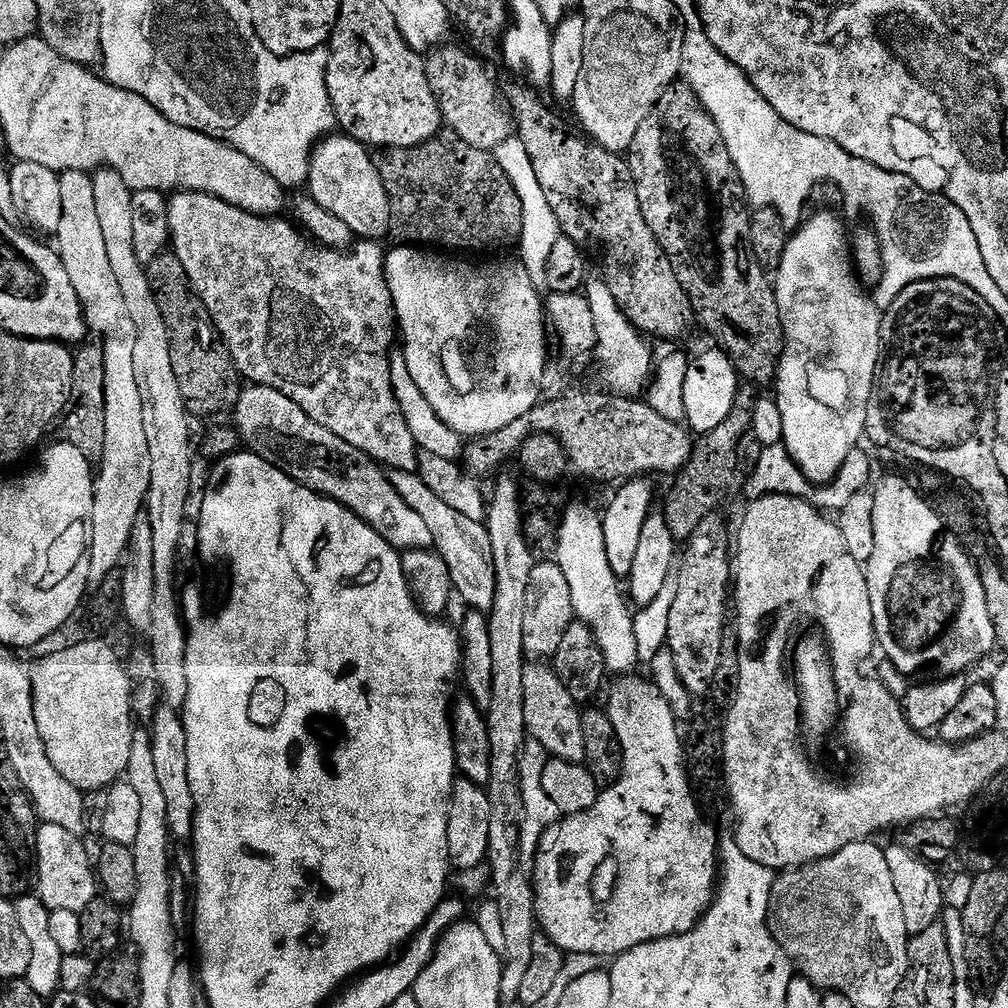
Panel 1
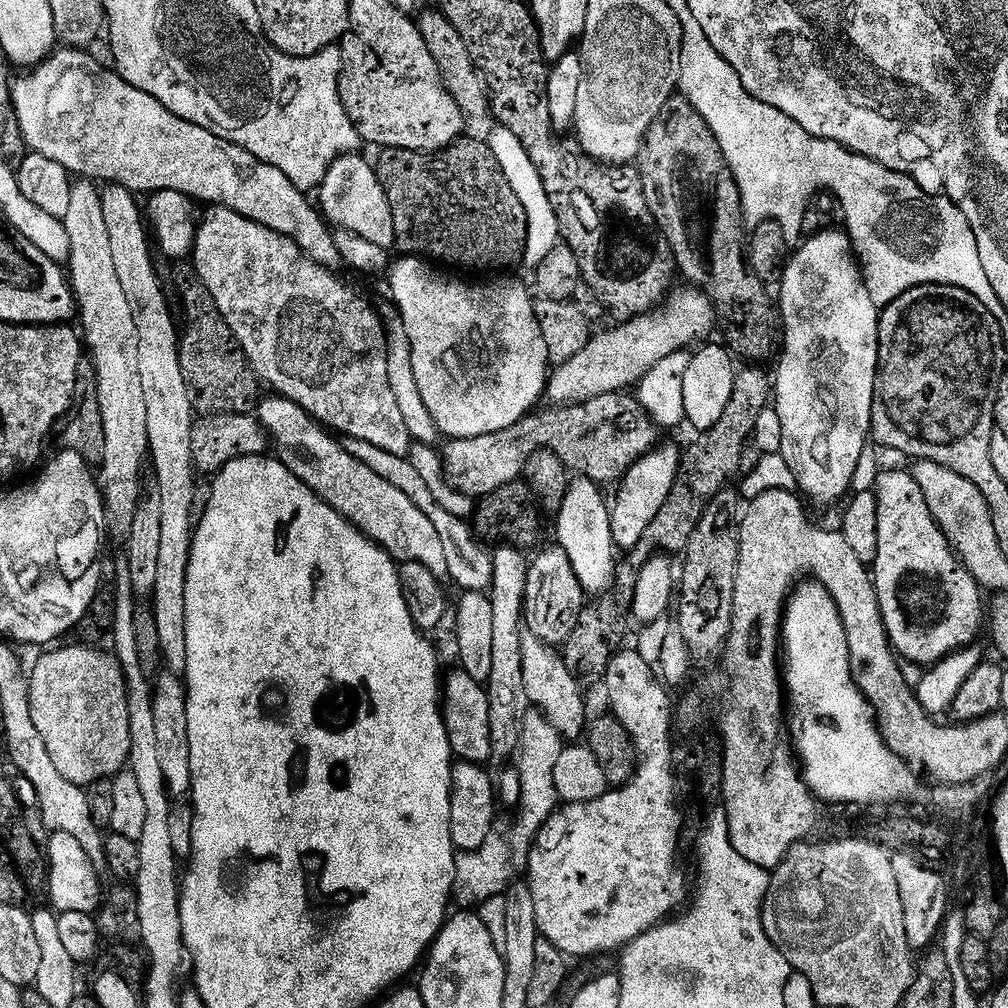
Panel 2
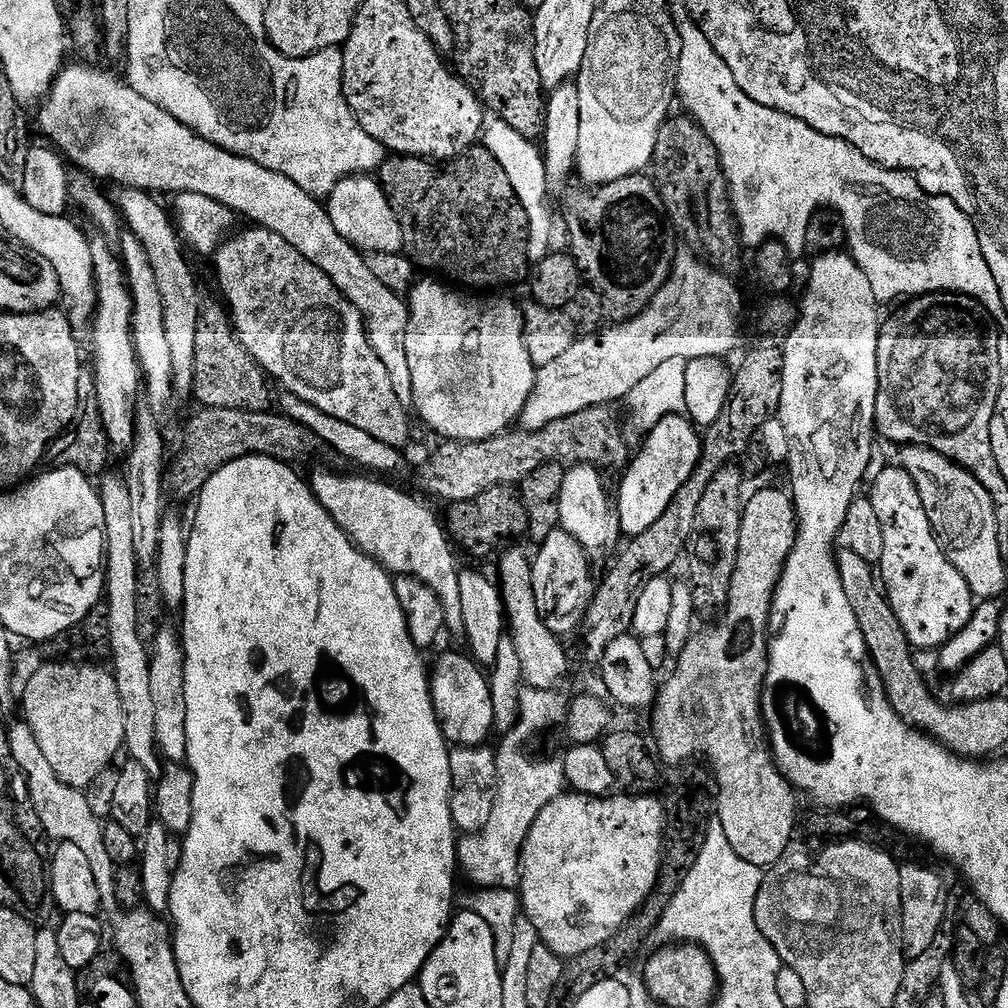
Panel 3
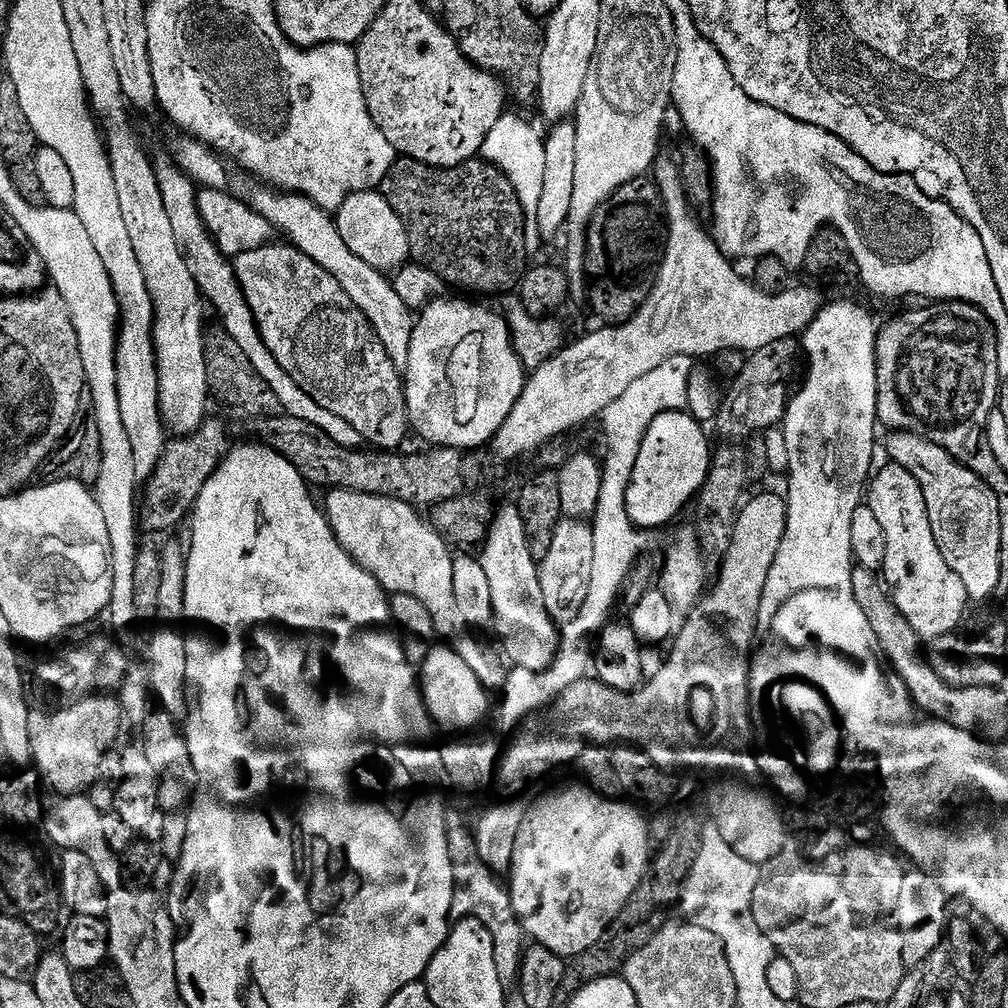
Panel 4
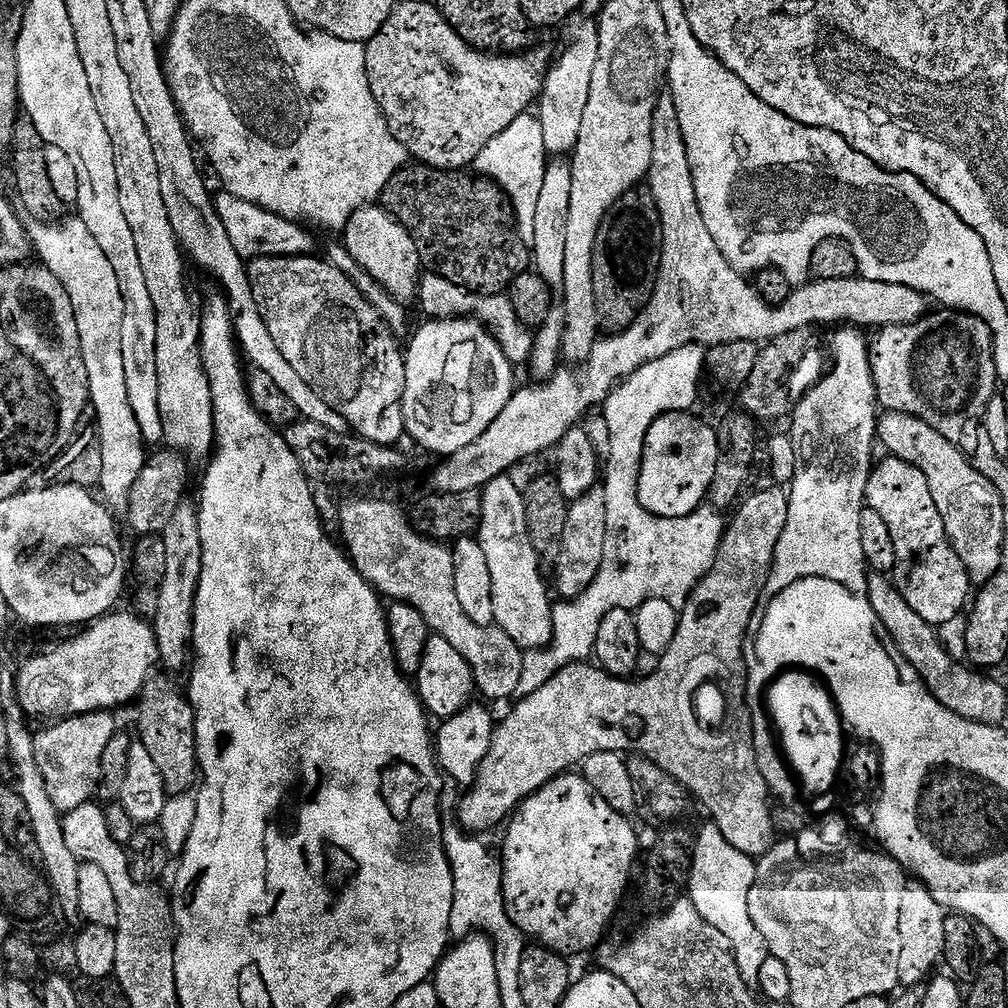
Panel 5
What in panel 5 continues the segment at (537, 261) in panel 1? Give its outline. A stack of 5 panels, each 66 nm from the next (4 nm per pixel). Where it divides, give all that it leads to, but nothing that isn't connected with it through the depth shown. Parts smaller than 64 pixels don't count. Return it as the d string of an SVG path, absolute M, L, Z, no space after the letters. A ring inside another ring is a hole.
M525 114L514 118L514 122L510 126L506 126L506 130L502 130L502 134L498 134L490 143L480 151L475 162L479 175L486 176L490 180L496 181L500 189L510 198L512 208L516 212L516 225L522 234L522 242L526 242L529 246L534 242L534 217L537 213L538 197L542 190L542 182L544 175L548 169L550 157L546 146L542 142L542 126L539 119L535 115Z

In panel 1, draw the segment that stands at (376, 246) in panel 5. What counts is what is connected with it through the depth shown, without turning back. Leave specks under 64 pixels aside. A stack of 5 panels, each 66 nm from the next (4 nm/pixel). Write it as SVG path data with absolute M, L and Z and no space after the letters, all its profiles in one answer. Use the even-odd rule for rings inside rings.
M347 134L336 135L321 139L312 149L307 191L322 210L330 210L334 218L342 218L357 237L383 241L390 226L390 198L386 194L386 186L382 186L373 153Z

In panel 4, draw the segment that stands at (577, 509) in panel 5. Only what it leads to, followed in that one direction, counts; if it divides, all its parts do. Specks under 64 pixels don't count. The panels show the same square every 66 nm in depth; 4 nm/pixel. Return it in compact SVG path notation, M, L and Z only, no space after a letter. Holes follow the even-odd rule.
M580 518L561 519L539 565L542 602L546 602L550 618L557 626L574 622L574 618L578 618L578 610L582 610L586 602L586 594L590 594L590 574L594 574L594 534L591 523Z

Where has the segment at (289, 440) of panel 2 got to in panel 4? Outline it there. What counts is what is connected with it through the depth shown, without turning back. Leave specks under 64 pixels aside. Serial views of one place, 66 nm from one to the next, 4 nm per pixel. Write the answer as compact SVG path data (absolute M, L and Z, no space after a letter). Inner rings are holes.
M333 488L327 493L328 496L322 500L322 508L328 517L328 525L334 530L338 542L362 566L377 582L383 586L384 591L391 594L401 592L402 594L414 594L426 610L434 618L434 630L441 641L447 642L458 654L458 658L466 661L466 666L474 670L478 677L478 682L489 690L503 689L505 682L508 680L510 671L505 657L499 651L487 648L480 640L475 640L473 633L466 630L466 625L462 614L458 614L458 602L454 602L454 559L453 549L438 533L436 533L431 523L424 520L419 511L413 508L411 504L402 502L393 496L379 496L378 494L366 494L365 492L355 492L345 488Z

